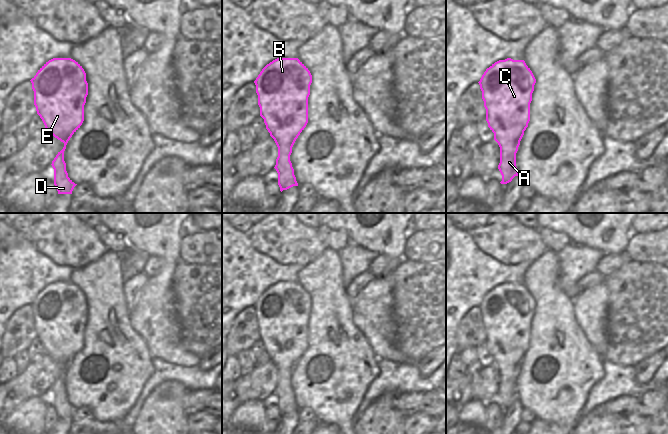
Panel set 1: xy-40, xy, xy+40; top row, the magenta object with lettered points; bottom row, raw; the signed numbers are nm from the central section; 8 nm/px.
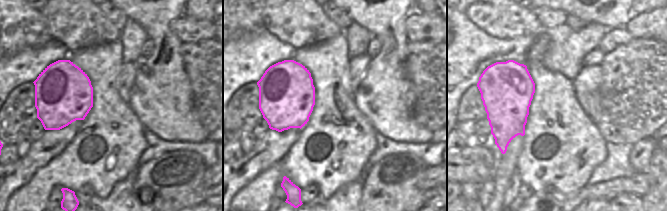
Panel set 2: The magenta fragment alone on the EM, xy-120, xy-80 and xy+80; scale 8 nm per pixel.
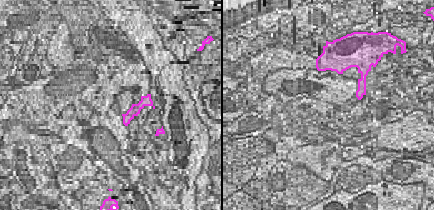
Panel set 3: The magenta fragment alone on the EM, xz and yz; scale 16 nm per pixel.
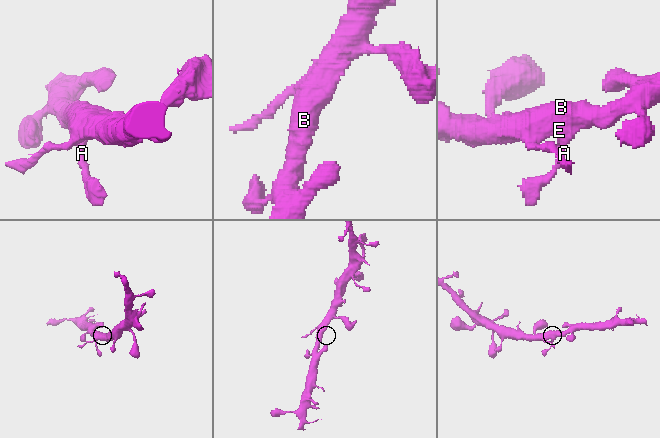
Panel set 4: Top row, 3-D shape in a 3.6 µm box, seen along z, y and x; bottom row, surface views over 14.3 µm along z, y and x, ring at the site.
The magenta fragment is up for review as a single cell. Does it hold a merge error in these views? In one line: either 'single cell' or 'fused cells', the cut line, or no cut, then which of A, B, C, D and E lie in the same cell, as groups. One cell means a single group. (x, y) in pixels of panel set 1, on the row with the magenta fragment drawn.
single cell; no cut; A B C D E

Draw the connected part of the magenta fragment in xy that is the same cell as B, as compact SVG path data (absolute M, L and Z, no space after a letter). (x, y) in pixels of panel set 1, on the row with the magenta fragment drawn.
M277 58L262 69L254 83L260 116L264 119L266 129L278 147L278 157L274 168L278 173L278 185L282 192L298 186L290 155L296 139L308 123L308 97L312 75L298 58Z

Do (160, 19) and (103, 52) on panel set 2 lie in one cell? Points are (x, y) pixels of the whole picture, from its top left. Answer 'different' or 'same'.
different

